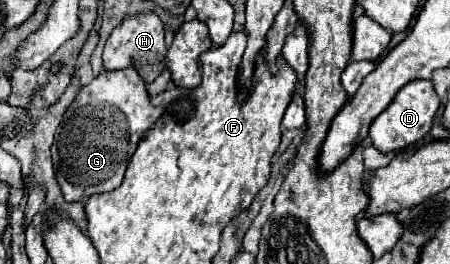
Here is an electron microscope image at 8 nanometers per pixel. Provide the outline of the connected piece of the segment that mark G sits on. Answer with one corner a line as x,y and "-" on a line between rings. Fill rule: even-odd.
129,65
121,71
105,71
99,77
95,77
89,85
81,87
75,101
65,109
65,115
55,131
55,141
51,145
55,177
65,201
87,201
87,197
95,193
113,191
115,187
119,187
129,159
133,157
141,137
145,135
149,125
161,117
161,113
163,111
159,107
151,105
145,81
139,77
135,65

